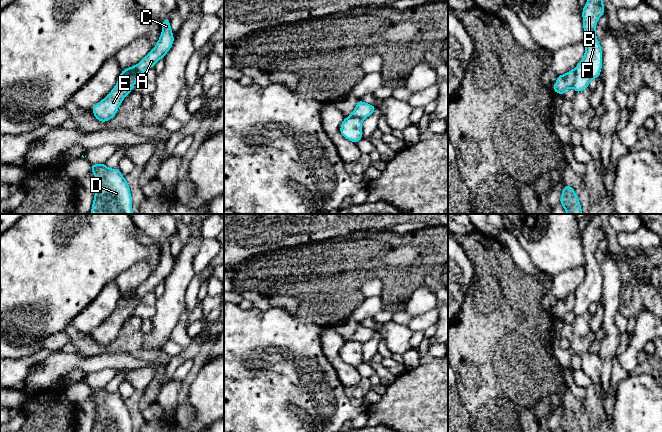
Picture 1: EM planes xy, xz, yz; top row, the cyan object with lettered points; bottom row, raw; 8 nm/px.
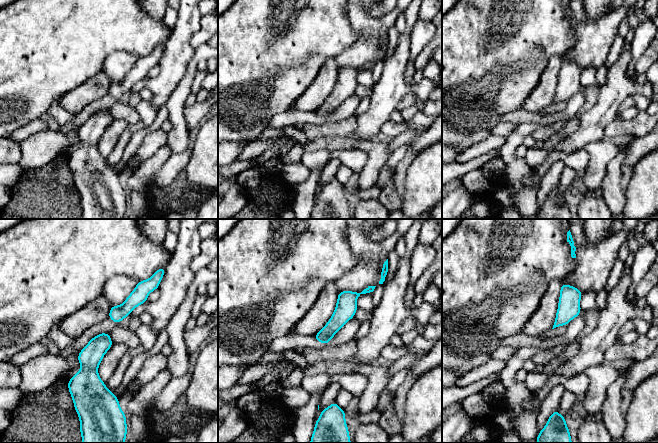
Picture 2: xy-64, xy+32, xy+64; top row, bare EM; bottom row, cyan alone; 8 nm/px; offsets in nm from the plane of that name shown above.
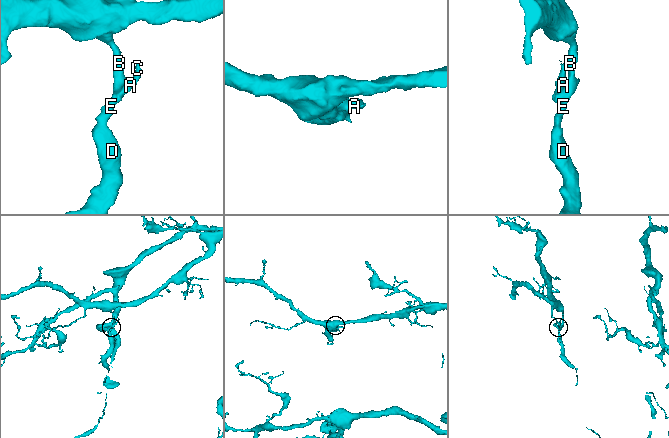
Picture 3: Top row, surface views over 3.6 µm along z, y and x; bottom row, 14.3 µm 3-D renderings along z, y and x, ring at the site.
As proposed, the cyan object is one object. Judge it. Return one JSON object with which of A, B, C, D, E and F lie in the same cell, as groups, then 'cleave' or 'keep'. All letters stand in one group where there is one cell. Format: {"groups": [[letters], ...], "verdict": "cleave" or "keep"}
{"groups": [["A", "C"], ["B", "D", "E", "F"]], "verdict": "cleave"}

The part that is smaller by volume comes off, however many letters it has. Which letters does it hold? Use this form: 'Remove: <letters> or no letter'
Remove: A, C

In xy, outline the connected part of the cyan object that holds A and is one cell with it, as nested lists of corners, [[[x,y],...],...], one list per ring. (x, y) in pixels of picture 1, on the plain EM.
[[[167,242],[162,245],[162,257],[156,270],[135,290],[135,303],[137,305],[142,302],[144,295],[153,292],[157,285],[164,282],[171,273],[173,266],[174,260],[170,250],[170,243]]]

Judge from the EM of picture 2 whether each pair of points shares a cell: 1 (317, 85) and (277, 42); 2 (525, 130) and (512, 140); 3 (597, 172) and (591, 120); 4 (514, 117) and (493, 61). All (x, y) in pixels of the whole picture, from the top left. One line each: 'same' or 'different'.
1: different
2: same
3: different
4: different

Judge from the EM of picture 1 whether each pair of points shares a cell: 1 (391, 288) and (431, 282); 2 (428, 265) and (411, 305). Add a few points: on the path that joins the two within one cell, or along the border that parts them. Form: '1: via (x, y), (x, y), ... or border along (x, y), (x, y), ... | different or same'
1: border along (437, 279), (427, 275), (425, 285) | different
2: border along (425, 285), (419, 286), (405, 304) | different

